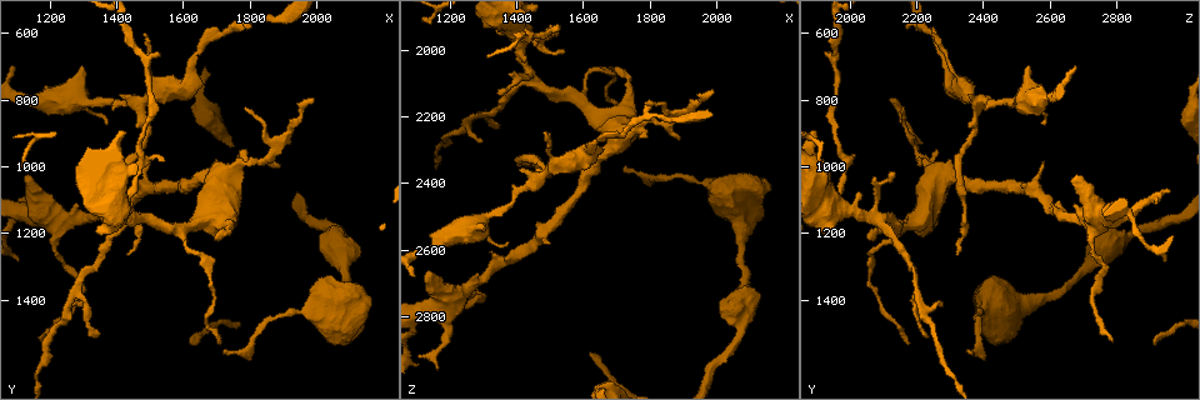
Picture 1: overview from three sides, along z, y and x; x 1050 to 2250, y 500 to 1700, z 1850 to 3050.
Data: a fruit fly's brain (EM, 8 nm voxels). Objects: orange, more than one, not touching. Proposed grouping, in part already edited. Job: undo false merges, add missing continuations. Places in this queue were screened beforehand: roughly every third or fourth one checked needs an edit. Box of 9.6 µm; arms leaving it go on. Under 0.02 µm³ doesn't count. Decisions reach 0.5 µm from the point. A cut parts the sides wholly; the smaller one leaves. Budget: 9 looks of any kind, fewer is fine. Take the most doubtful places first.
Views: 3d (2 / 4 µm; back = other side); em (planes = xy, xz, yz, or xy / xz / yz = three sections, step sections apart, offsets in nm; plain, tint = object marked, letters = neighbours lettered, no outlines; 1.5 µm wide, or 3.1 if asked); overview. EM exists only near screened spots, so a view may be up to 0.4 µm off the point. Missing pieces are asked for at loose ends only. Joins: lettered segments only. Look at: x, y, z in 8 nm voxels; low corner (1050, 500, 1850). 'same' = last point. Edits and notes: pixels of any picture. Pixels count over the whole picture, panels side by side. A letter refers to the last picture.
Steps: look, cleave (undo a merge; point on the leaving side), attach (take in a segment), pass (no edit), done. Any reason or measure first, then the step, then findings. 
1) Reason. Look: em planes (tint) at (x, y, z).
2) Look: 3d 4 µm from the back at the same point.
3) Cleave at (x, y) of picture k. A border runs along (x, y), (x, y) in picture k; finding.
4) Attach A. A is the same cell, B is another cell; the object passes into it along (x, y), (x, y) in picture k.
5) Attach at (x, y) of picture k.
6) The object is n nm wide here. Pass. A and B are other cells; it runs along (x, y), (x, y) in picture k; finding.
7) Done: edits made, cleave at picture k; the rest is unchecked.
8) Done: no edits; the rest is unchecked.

Thin end. Look: 3d 2 µm at (1880, 1000, 2270).

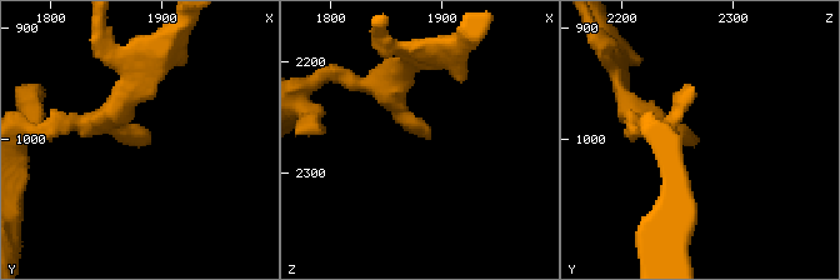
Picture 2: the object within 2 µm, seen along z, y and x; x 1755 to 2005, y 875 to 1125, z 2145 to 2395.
The arms are 160, 180 nm wide; shape alone is not enough. Look: em xz step 4 (letters) at (1888, 994, 2264).

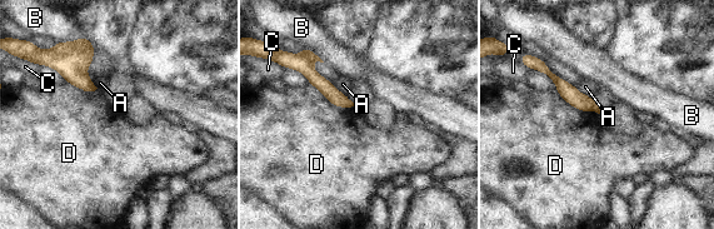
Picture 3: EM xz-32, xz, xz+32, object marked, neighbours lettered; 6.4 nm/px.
Look: em planes (letters) at the same point.

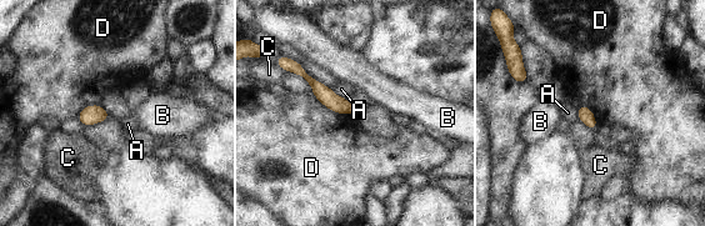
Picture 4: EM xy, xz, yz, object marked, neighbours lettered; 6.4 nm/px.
Pass. A, B, C and D are other cells; it runs along (298, 68), (330, 100), (351, 110) in picture 4; no lettered segment goes on from it.

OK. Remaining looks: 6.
Stops while still wide. Look: em planes (letters) at (1340, 1190, 1950).

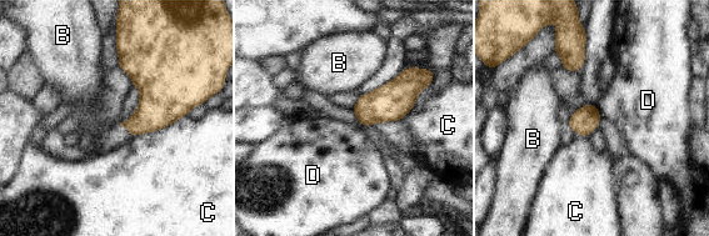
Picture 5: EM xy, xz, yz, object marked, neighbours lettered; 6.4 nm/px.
Pass. B, C and D are other cells; a border runs along (595, 105), (602, 118) in picture 5; no lettered segment goes on from it.

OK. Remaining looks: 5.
Tapers out. Look: em yz step 8 (letters) at (1550, 990, 2010).

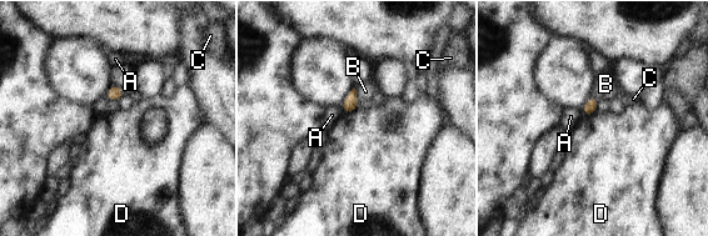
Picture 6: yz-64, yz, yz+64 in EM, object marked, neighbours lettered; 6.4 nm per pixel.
Look: em planes (letters) at the same point.

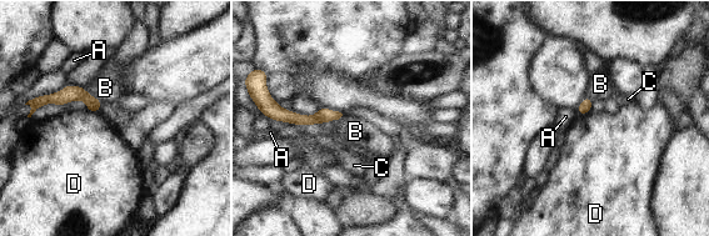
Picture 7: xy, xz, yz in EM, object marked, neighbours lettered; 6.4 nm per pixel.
Pass. A, B, C and D are other cells; no lettered segment goes on from it.

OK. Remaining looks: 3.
Thin end. Look: 3d 4 µm at (1790, 830, 2150).

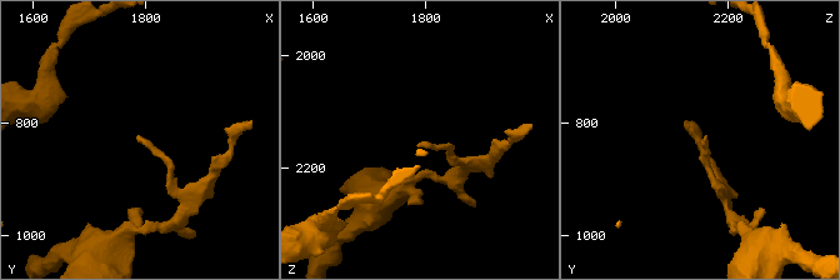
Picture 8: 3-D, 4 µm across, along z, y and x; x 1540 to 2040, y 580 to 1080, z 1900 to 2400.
Look: em yz step 8 (letters) at (1785, 825, 2155).

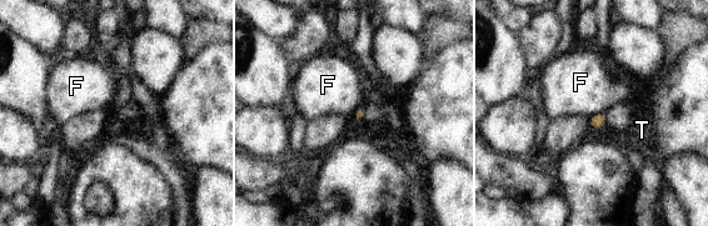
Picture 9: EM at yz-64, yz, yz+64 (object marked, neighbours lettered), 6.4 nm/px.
The object is 70 nm wide here. Pass. F and T are other cells; a border runs along (604, 111), (597, 112), (588, 119) in picture 9; no lettered segment goes on from it.

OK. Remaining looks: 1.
Done: no edits; the rest is unchecked.

